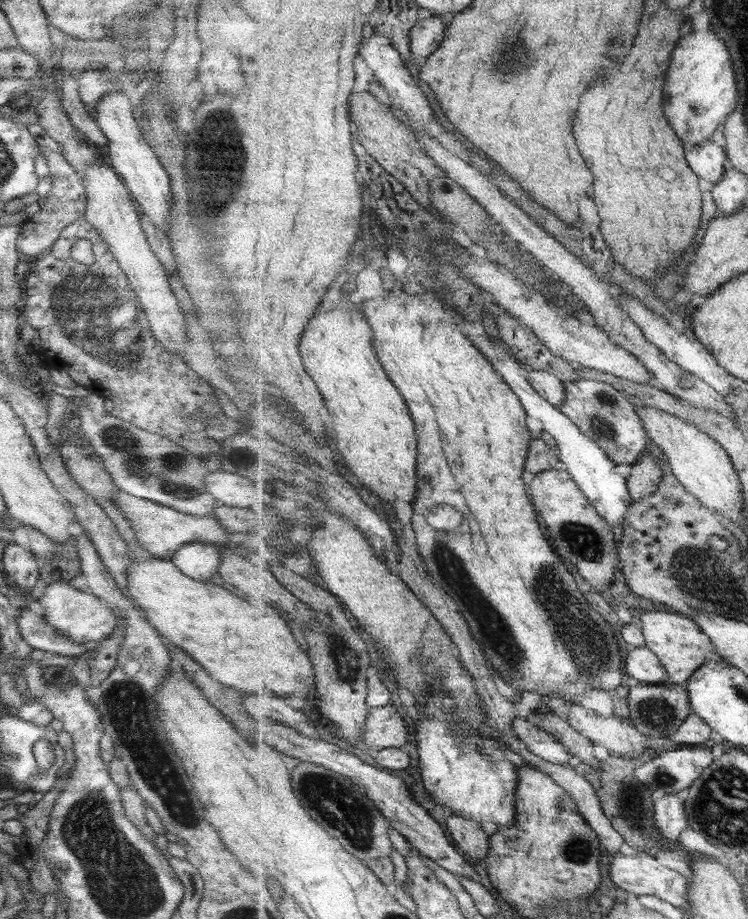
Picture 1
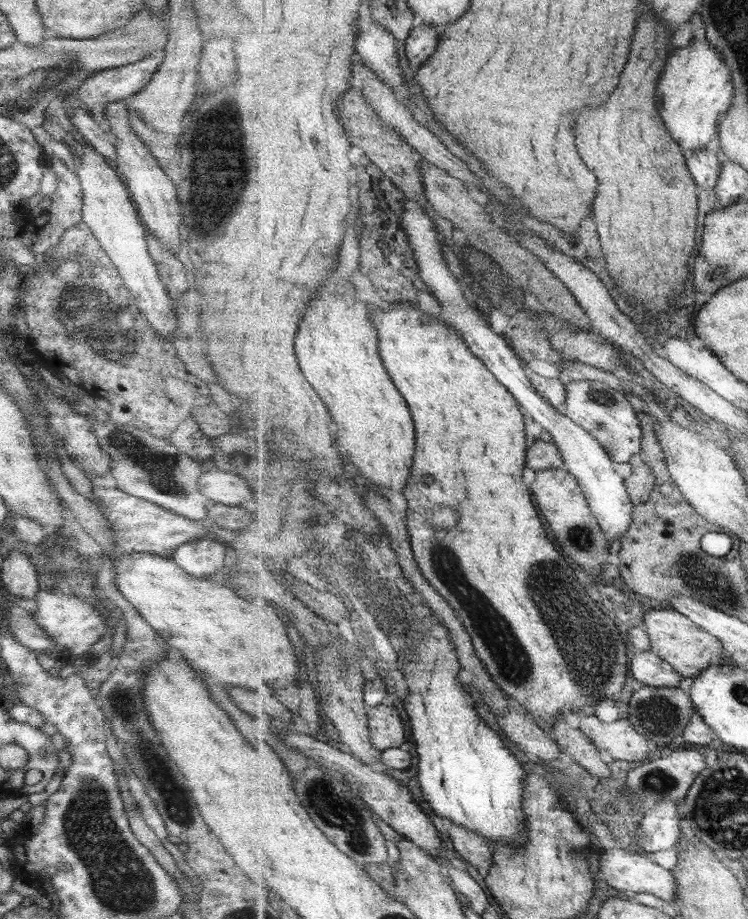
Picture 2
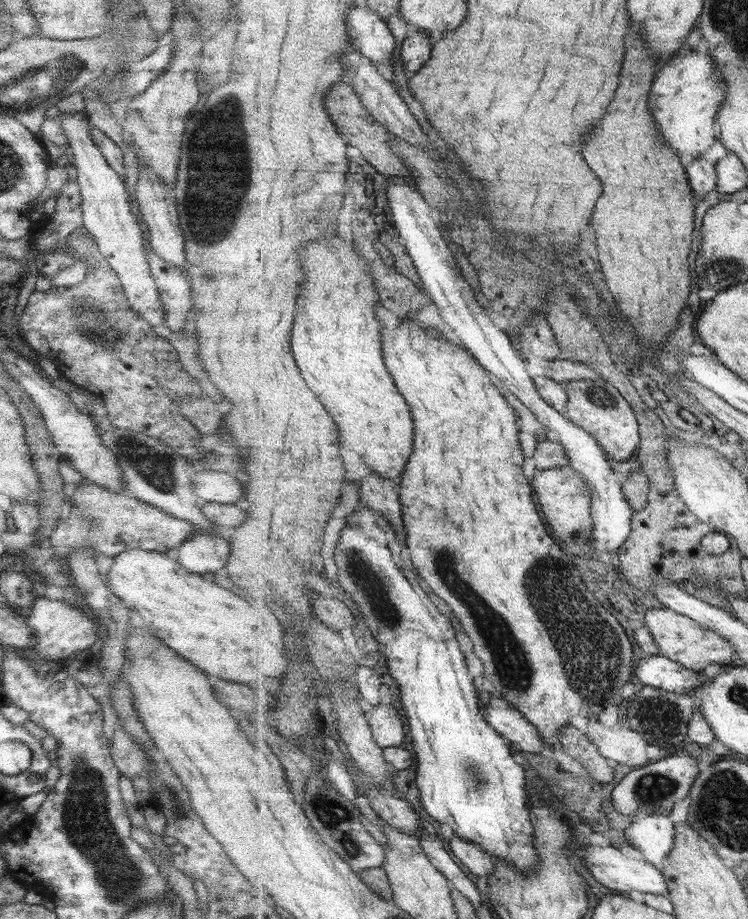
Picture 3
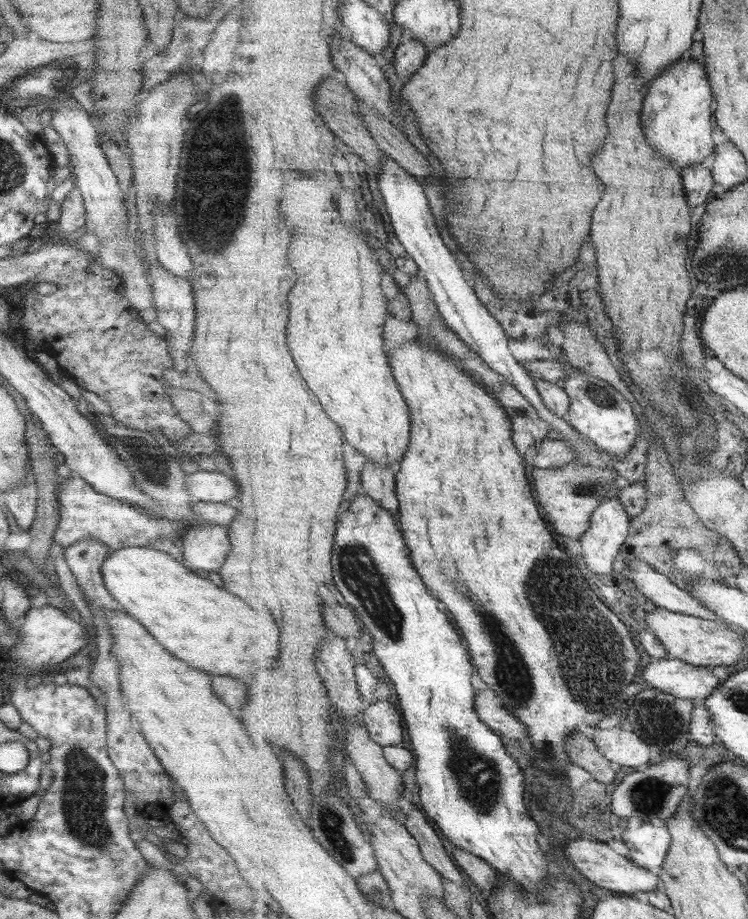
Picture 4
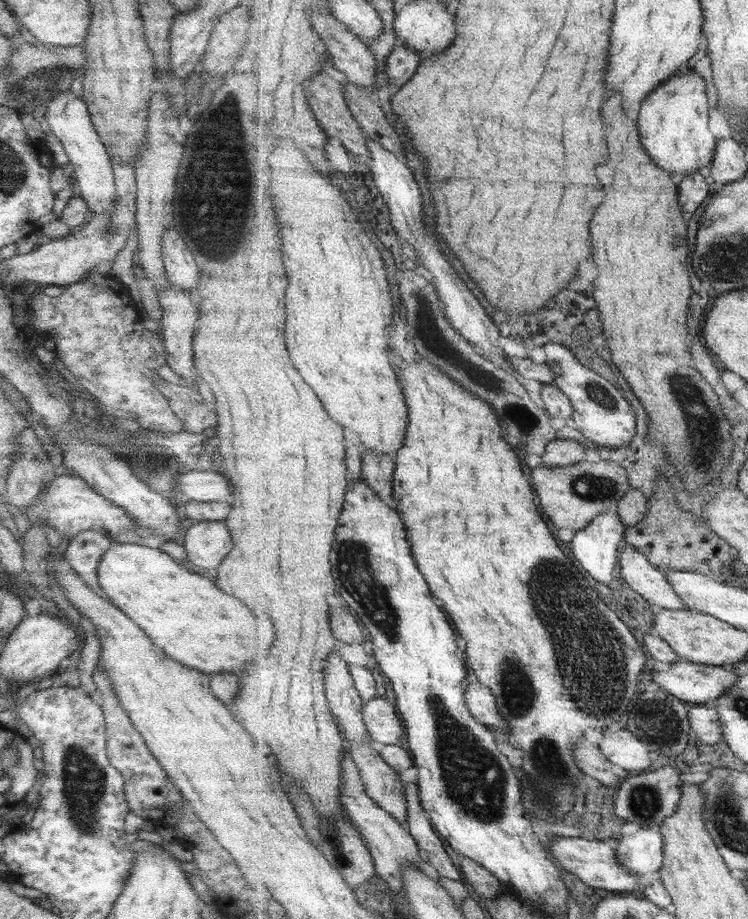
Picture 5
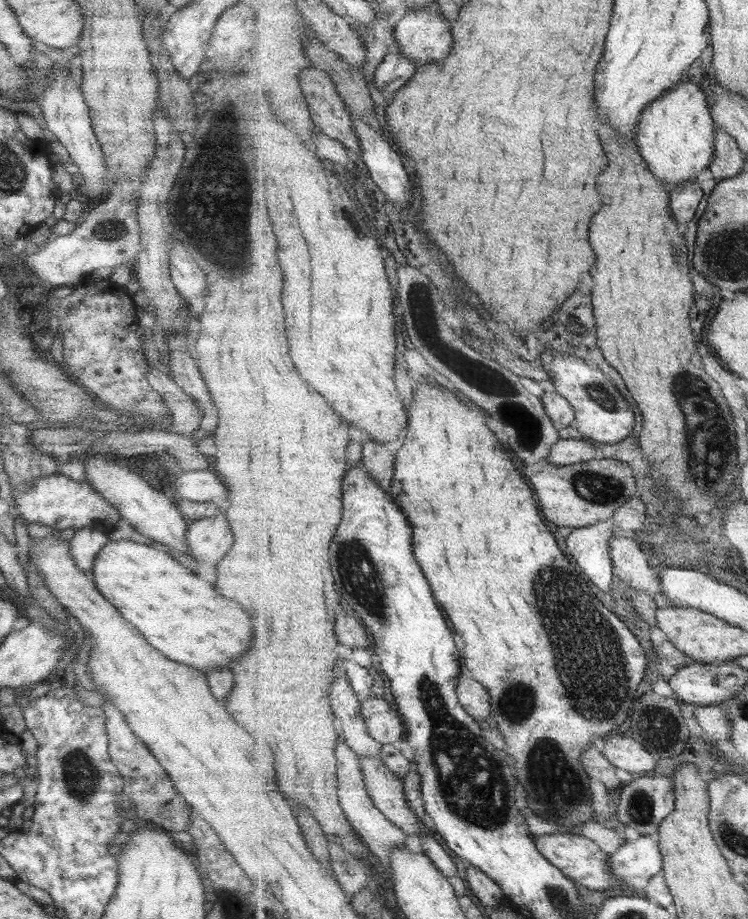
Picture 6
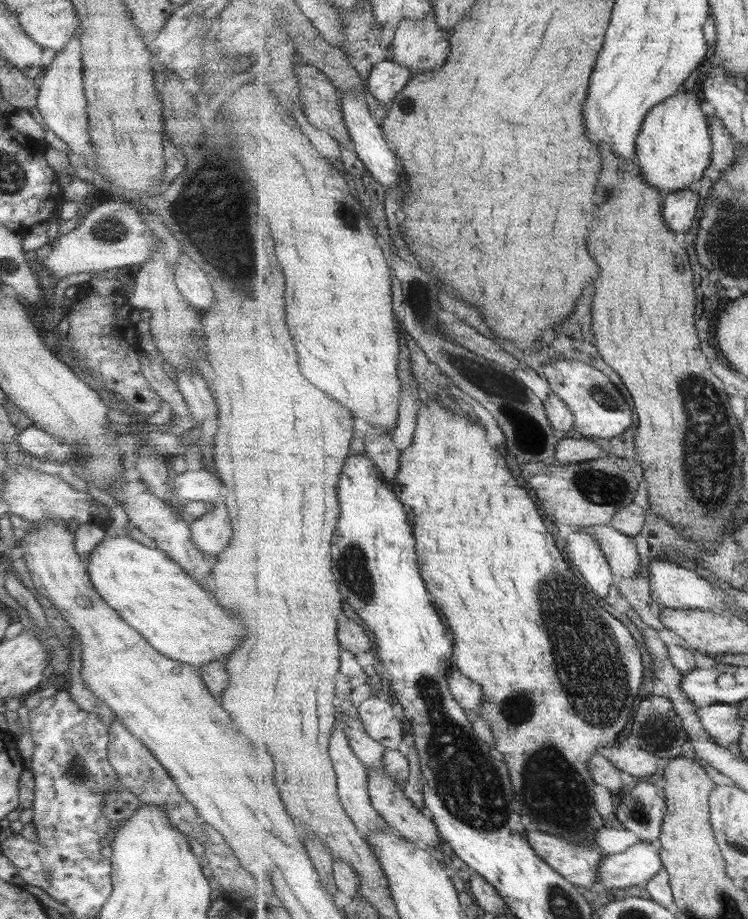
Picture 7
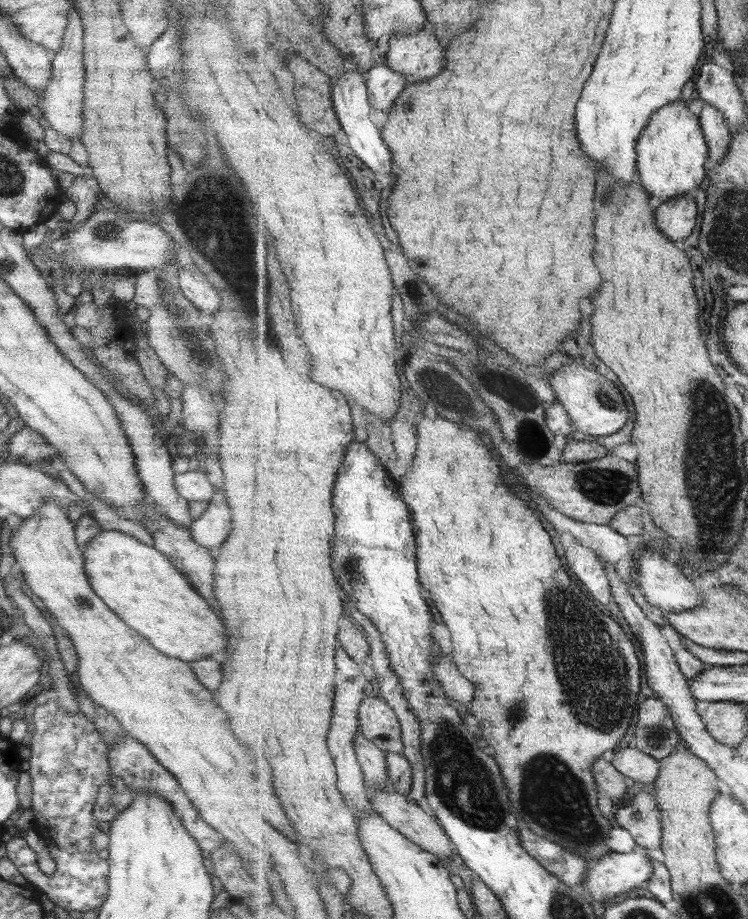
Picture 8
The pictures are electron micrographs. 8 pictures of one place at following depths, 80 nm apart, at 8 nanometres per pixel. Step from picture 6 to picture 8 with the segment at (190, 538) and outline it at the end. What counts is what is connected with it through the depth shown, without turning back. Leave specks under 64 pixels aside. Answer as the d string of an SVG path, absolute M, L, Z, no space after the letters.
M214 487L213 494L206 500L205 510L190 524L190 537L207 550L215 552L230 529L230 510L223 488Z

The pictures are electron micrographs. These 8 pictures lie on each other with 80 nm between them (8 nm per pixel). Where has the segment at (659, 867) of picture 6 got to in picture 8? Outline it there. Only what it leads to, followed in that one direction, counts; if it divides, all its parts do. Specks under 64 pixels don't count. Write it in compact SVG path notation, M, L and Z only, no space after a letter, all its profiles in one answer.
M638 848L631 854L612 851L603 855L601 859L590 862L589 876L585 878L578 889L591 900L597 900L597 902L613 900L615 902L620 899L615 896L630 892L633 888L639 888L643 882L647 883L649 879L653 878L653 872L655 872L655 867L649 860L647 848Z

